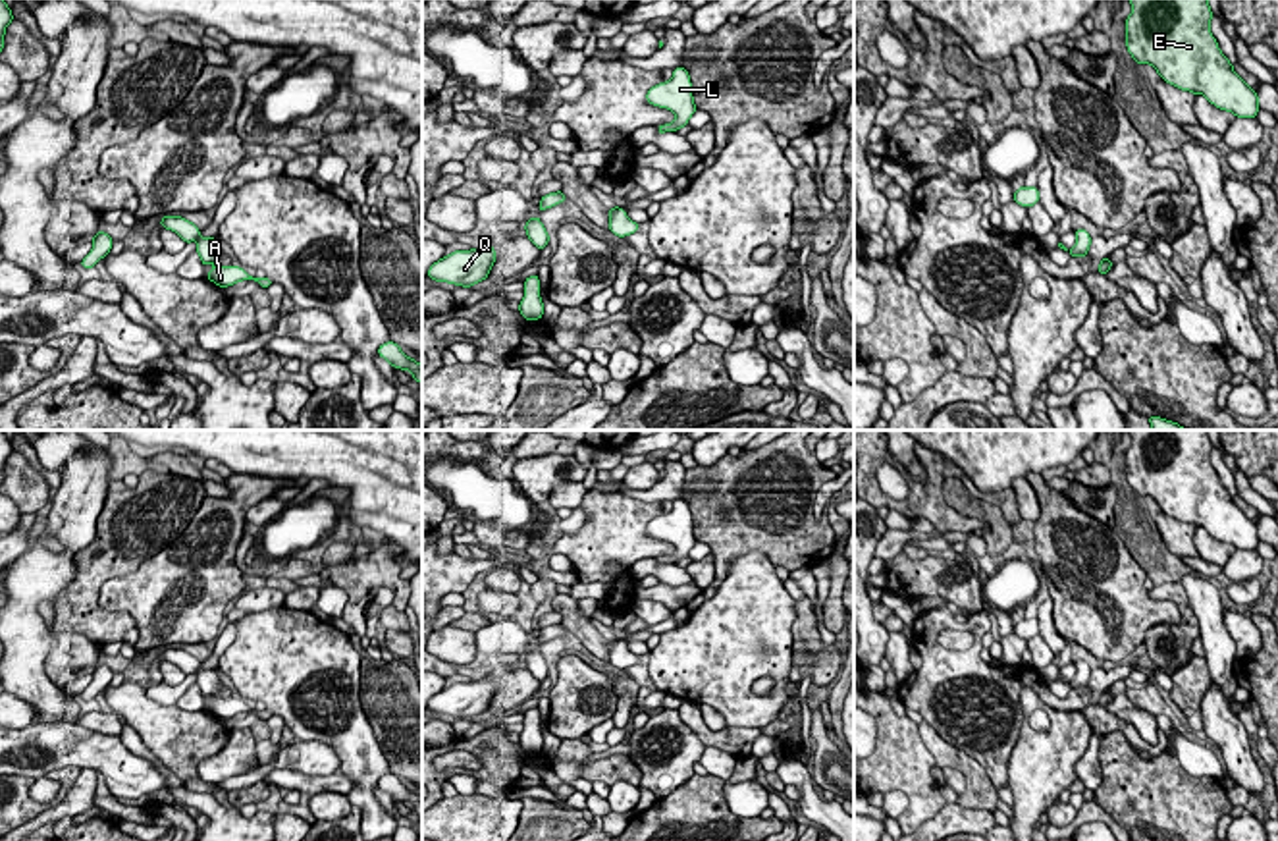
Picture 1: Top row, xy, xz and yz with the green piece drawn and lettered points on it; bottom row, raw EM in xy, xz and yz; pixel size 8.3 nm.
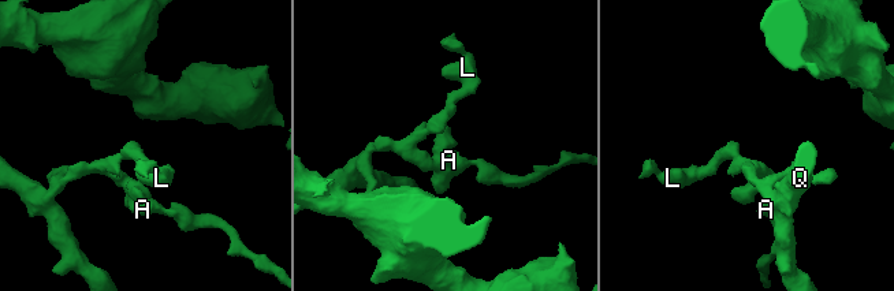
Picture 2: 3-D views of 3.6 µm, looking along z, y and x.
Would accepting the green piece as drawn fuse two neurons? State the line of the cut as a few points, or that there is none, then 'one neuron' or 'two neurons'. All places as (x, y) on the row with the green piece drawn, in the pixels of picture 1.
no cut; one neuron

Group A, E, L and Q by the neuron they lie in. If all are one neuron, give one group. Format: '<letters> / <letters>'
A E L Q

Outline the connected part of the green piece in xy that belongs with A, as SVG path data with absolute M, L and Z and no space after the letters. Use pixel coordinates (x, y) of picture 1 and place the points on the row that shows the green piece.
M166 214L166 216L162 216L160 226L175 231L185 243L191 243L191 241L197 243L197 253L202 260L202 266L206 266L206 264L212 266L212 270L208 272L206 278L210 282L214 282L216 285L227 287L227 285L233 285L243 280L254 280L266 289L274 284L268 278L253 278L241 266L235 266L235 264L216 266L214 262L218 260L218 257L222 253L218 239L202 237L200 230L193 222L181 218L181 216Z

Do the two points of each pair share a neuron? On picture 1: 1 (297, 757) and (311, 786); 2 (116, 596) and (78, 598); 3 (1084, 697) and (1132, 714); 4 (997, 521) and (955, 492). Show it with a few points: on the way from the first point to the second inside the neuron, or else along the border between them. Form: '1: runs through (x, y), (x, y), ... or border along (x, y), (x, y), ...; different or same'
1: border along (334, 774), (299, 774), (272, 768), (263, 778); different
2: border along (133, 569), (101, 587), (101, 604), (135, 625); different
3: border along (1122, 679), (1107, 687); different
4: runs through (987, 514), (964, 502); same

